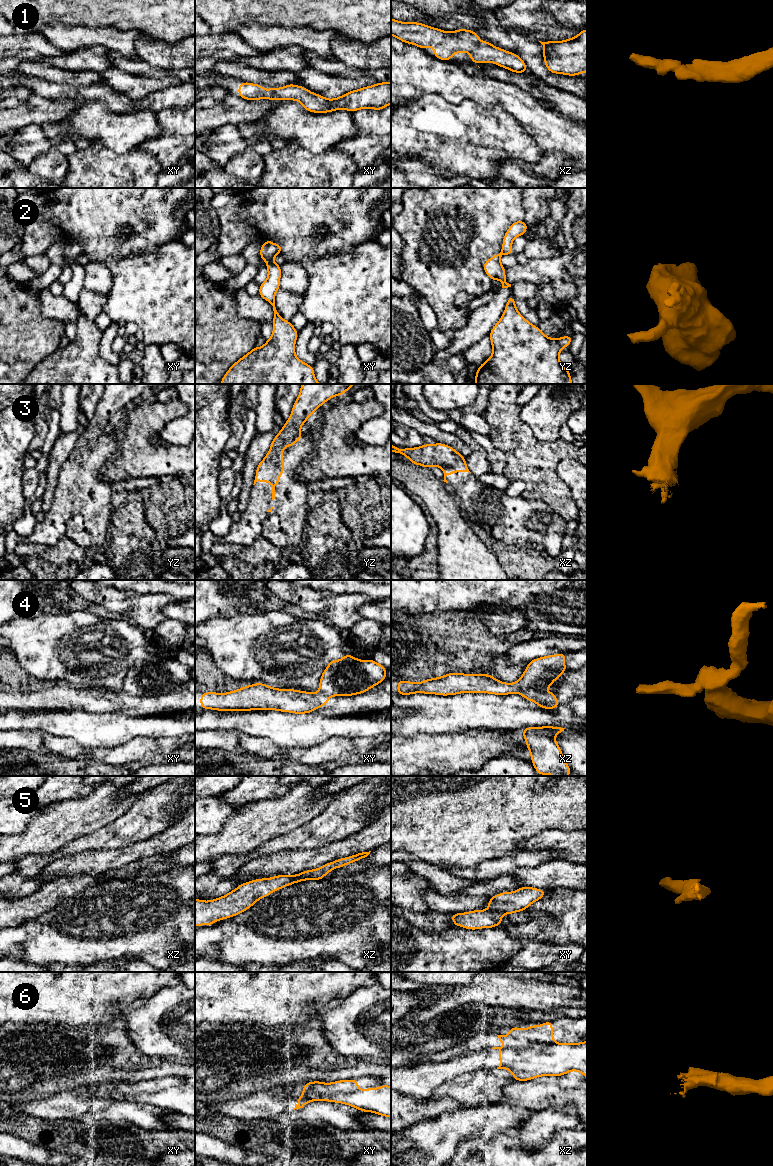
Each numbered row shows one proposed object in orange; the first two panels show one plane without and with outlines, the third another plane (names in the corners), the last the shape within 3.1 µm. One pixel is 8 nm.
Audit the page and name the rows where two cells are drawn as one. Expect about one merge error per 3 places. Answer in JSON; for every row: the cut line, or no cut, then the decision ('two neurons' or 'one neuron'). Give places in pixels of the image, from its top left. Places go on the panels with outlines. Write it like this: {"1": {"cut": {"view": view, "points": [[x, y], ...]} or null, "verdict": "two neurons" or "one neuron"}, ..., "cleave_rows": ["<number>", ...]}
{"1": {"cut": null, "verdict": "one neuron"}, "2": {"cut": {"view": "yz", "points": [[501, 251], [503, 253]]}, "verdict": "two neurons"}, "3": {"cut": null, "verdict": "one neuron"}, "4": {"cut": {"view": "xz", "points": [[517, 681], [519, 684], [518, 692]]}, "verdict": "two neurons"}, "5": {"cut": {"view": "xy", "points": [[488, 909], [500, 915]]}, "verdict": "two neurons"}, "6": {"cut": {"view": "xz", "points": [[554, 1042], [534, 1044], [523, 1049], [499, 1049]]}, "verdict": "two neurons"}, "cleave_rows": ["2", "4", "5", "6"]}

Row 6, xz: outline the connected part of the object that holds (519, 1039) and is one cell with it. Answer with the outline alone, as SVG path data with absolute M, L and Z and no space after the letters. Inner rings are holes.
M548 1021L539 1026L530 1025L527 1029L520 1027L510 1027L508 1035L497 1035L500 1042L515 1050L532 1048L534 1045L554 1044L553 1021Z

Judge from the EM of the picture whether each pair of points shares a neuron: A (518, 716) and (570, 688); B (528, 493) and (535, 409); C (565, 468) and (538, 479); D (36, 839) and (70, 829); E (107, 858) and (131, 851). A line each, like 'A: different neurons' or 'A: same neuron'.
A: different neurons
B: different neurons
C: different neurons
D: same neuron
E: same neuron

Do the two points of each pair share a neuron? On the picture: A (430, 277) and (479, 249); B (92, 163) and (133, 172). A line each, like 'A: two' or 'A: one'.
A: one
B: one

